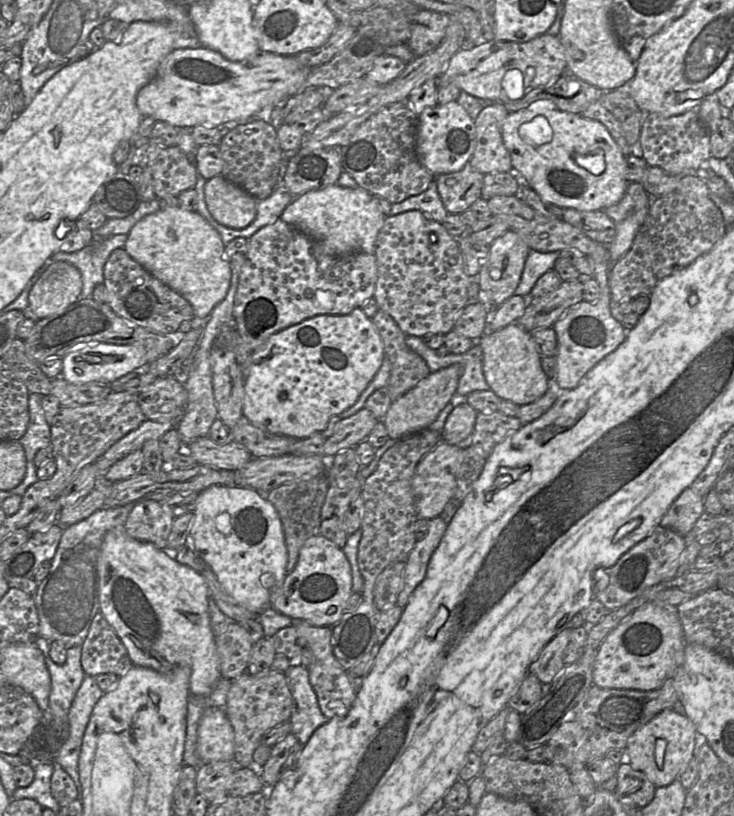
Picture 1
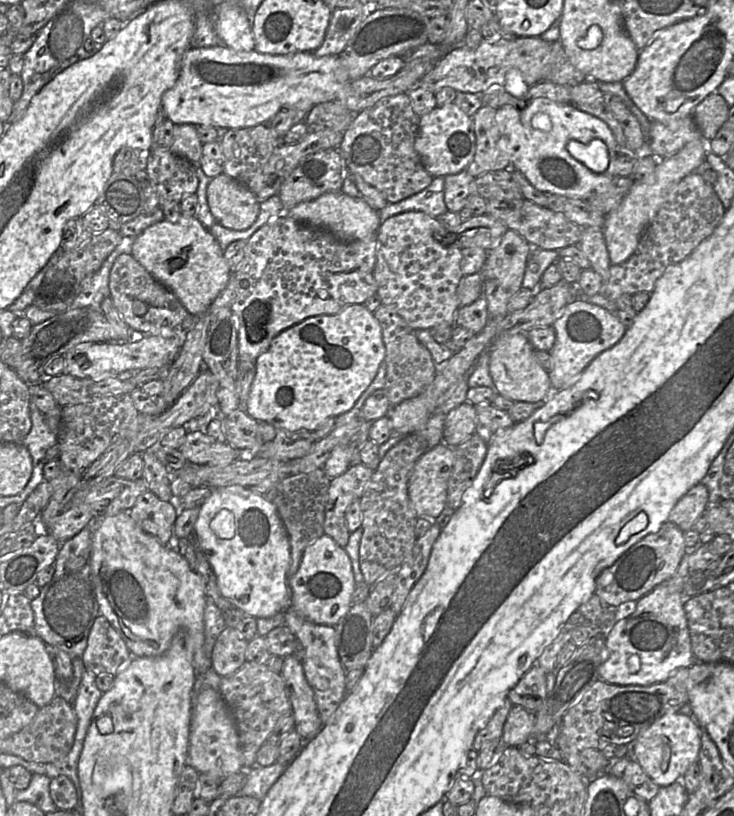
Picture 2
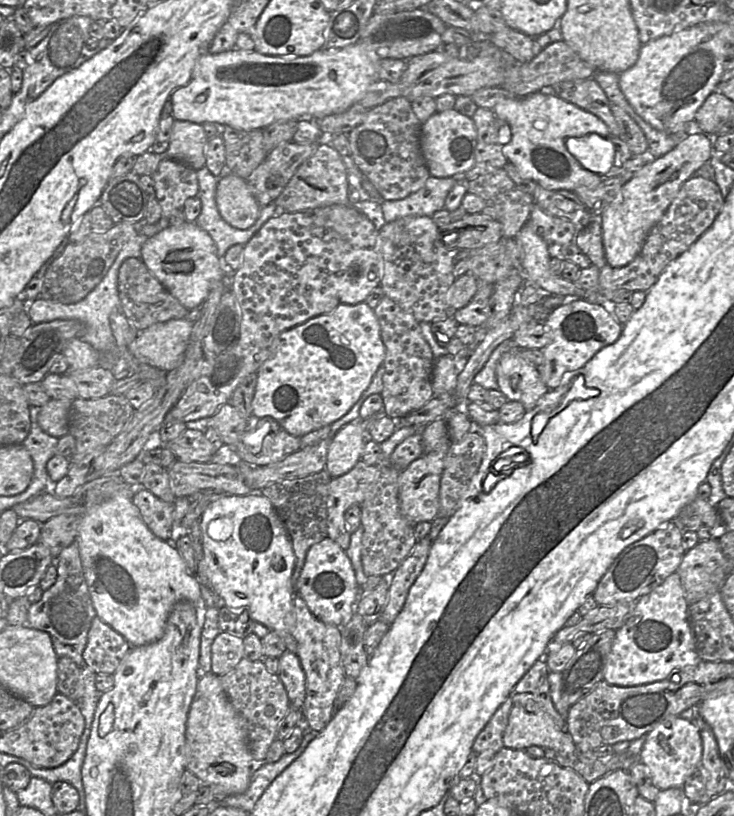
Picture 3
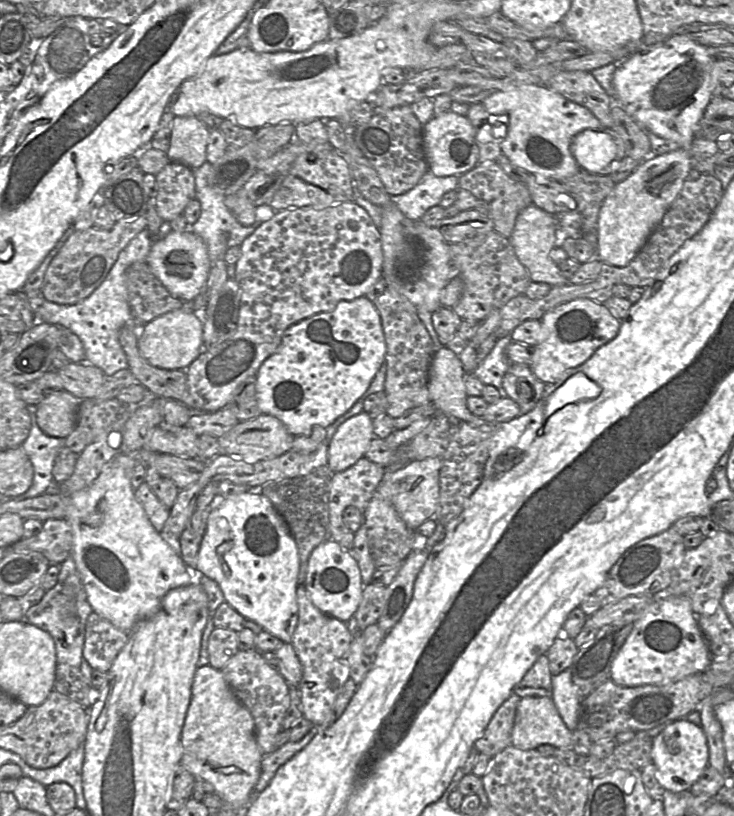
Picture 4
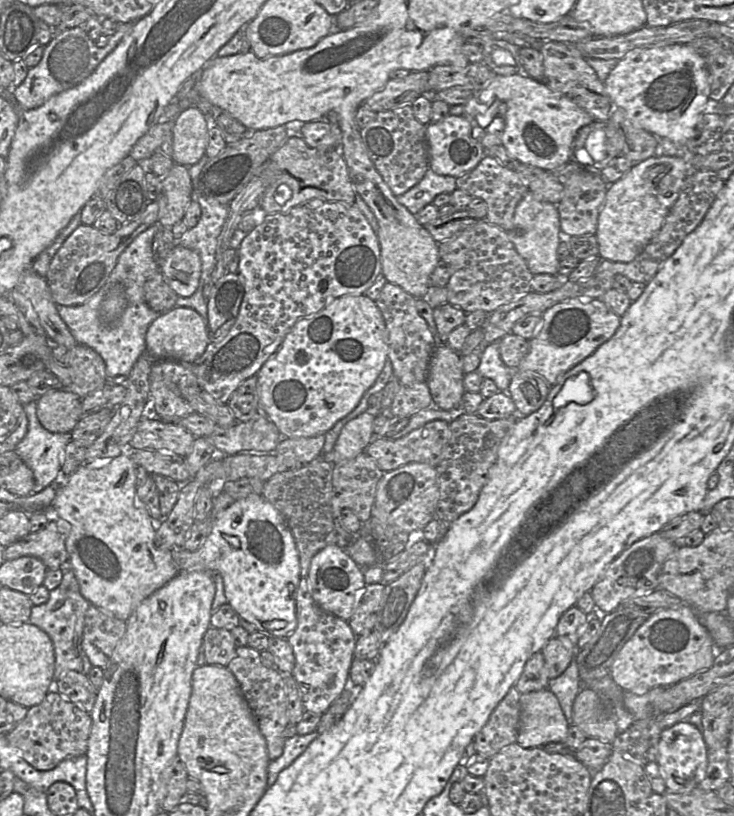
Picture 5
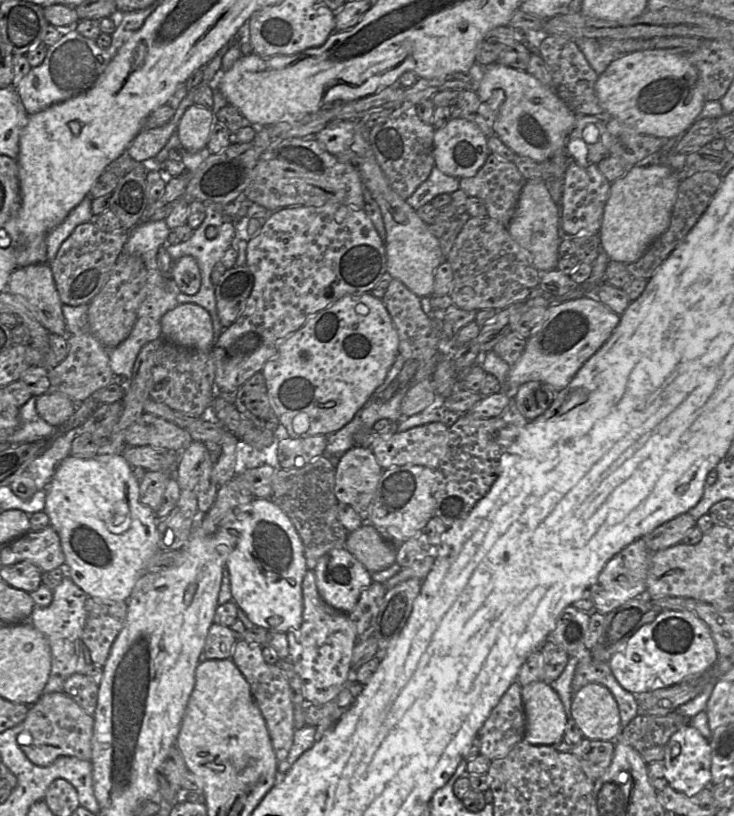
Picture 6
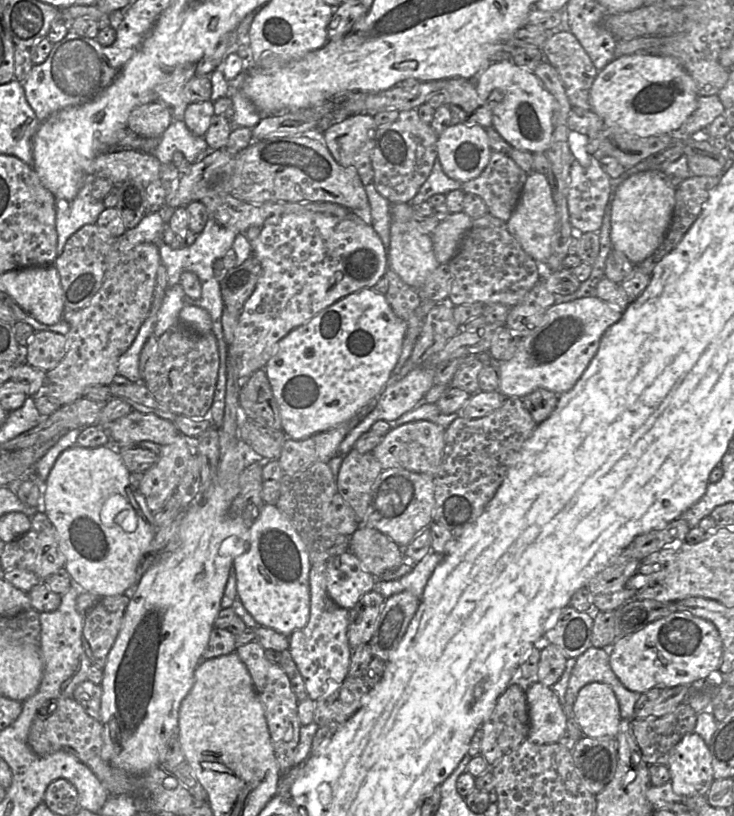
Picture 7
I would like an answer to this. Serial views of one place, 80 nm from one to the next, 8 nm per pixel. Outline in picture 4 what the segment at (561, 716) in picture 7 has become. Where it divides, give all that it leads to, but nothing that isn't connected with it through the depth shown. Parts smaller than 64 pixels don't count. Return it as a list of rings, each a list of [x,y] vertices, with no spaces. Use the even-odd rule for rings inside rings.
[[[527,696],[520,699],[511,745],[521,750],[534,750],[540,745],[571,749],[572,732],[565,725],[551,697]]]

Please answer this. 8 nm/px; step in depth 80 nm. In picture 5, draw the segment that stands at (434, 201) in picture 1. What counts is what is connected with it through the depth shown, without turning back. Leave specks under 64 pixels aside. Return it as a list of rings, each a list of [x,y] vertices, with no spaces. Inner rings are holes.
[[[428,168],[424,177],[416,185],[404,194],[396,196],[396,199],[411,214],[416,215],[423,207],[431,204],[437,195],[451,194],[455,189],[455,177],[438,175]]]

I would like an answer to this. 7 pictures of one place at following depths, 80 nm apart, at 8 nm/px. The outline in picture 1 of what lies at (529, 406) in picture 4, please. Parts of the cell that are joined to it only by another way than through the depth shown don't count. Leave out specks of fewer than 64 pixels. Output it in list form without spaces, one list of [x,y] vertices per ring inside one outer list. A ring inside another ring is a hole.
[[[511,323],[489,335],[483,335],[476,343],[482,349],[485,380],[489,389],[500,399],[521,406],[536,401],[548,392],[550,380],[541,367],[542,356],[530,332]]]

